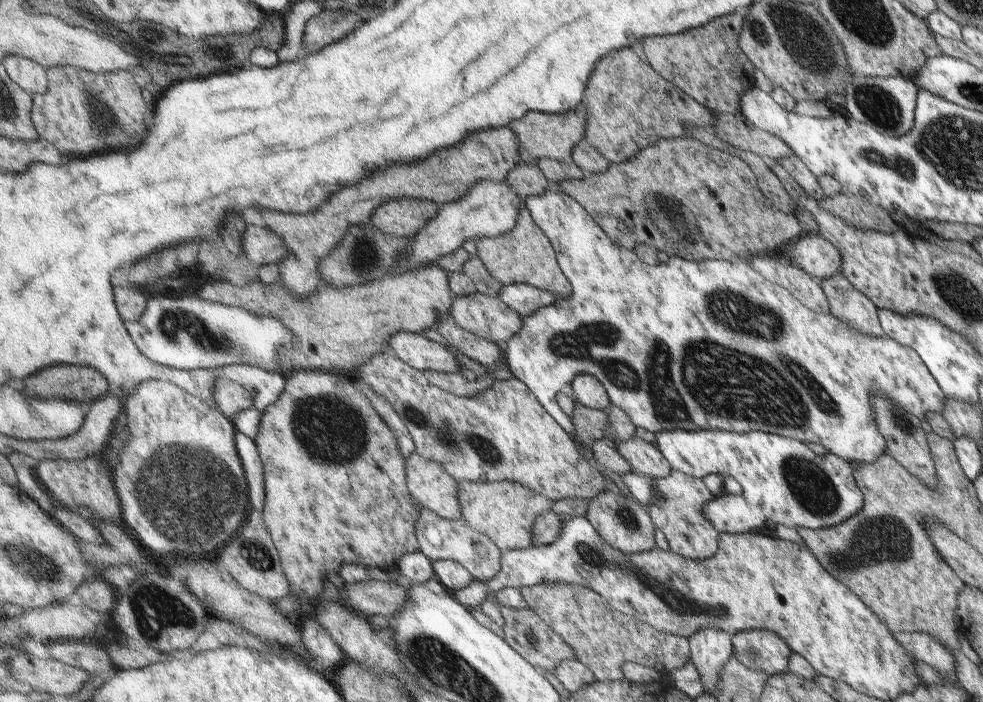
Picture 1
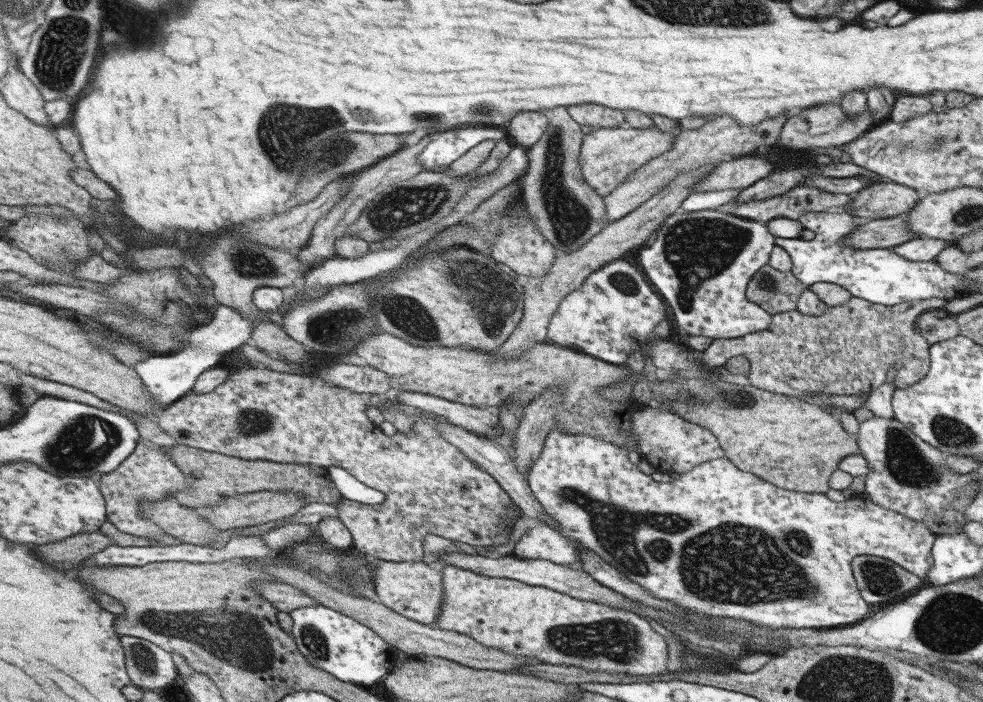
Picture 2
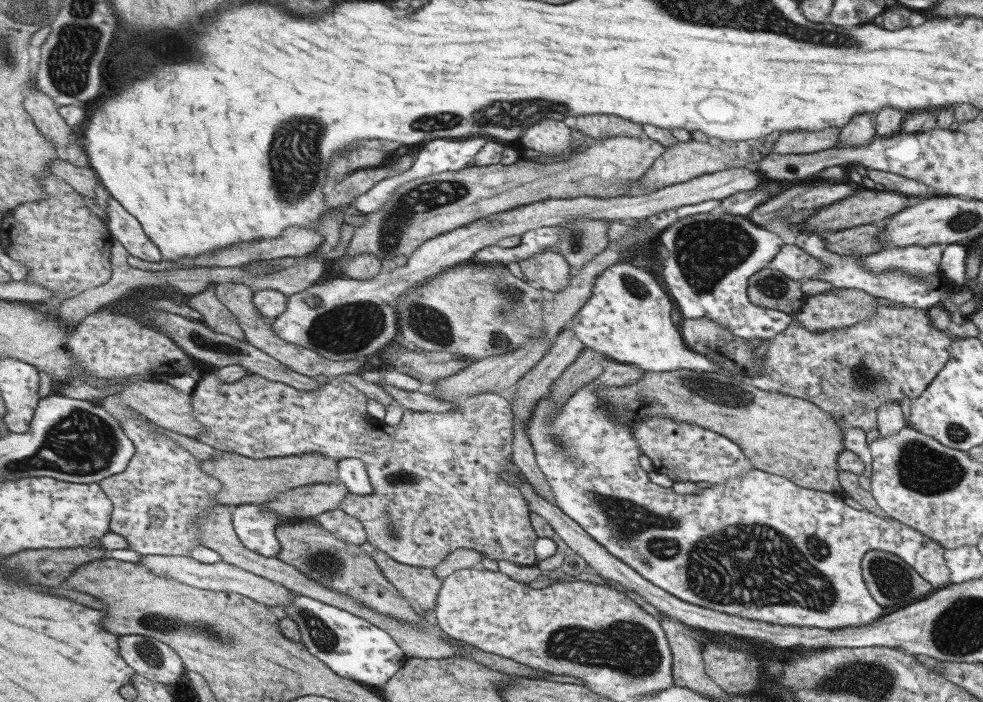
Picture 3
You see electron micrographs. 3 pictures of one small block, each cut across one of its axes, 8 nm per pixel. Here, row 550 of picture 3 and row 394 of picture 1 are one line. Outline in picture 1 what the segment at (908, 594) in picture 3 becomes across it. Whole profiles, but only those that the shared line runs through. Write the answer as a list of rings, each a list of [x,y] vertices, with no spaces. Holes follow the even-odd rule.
[[[879,394],[871,396],[871,406],[875,406],[875,422],[879,422],[879,430],[883,430],[883,438],[887,438],[885,454],[891,456],[893,460],[899,460],[899,464],[903,464],[903,468],[907,468],[907,472],[911,476],[915,476],[921,484],[925,484],[927,488],[935,488],[937,486],[935,468],[933,468],[925,432],[923,432],[919,420],[909,410],[903,410],[903,406],[897,406],[895,402],[891,402],[889,398],[879,396]]]

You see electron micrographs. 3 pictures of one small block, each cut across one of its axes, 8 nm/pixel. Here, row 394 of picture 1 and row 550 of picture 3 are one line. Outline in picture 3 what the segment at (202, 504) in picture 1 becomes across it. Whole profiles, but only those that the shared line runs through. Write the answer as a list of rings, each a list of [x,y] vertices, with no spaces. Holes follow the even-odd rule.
[[[109,394],[103,402],[95,400],[109,414],[113,414],[121,424],[125,434],[135,442],[137,454],[131,466],[123,474],[107,478],[103,490],[111,496],[115,504],[111,532],[121,534],[129,542],[129,550],[141,556],[187,556],[203,546],[203,536],[199,528],[201,518],[209,518],[211,508],[221,506],[219,494],[225,484],[203,470],[203,460],[191,450],[181,446],[171,436],[159,432],[145,414],[135,408],[123,406],[123,396]]]

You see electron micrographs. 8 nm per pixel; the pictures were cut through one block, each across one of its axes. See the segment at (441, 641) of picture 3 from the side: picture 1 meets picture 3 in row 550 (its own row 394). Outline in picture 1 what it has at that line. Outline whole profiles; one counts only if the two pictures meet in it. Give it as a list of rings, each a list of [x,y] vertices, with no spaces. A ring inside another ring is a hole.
[[[219,378],[215,382],[215,404],[225,418],[237,420],[243,410],[253,410],[253,396],[241,384],[229,378]]]

